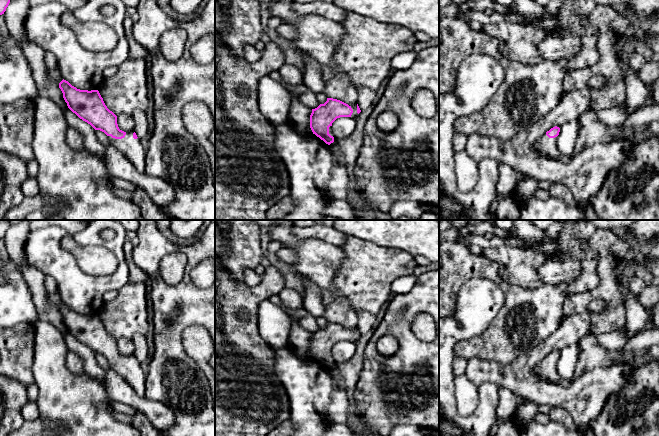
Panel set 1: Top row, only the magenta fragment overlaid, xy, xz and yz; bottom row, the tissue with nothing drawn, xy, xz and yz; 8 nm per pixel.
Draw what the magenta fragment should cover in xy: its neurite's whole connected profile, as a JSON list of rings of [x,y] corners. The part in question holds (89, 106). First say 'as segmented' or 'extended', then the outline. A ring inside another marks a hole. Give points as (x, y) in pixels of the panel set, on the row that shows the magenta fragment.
extended; [[[62,80],[59,88],[68,108],[95,130],[104,132],[134,167],[143,171],[146,166],[146,150],[134,131],[119,129],[117,116],[105,105],[98,90],[80,90]]]

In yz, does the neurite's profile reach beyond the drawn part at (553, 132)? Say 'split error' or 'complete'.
split error

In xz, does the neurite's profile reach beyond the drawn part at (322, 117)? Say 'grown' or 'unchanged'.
grown

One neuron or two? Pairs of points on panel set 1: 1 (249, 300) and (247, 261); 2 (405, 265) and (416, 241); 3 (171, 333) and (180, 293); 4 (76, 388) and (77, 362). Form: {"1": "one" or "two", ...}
{"1": "two", "2": "two", "3": "one", "4": "two"}

